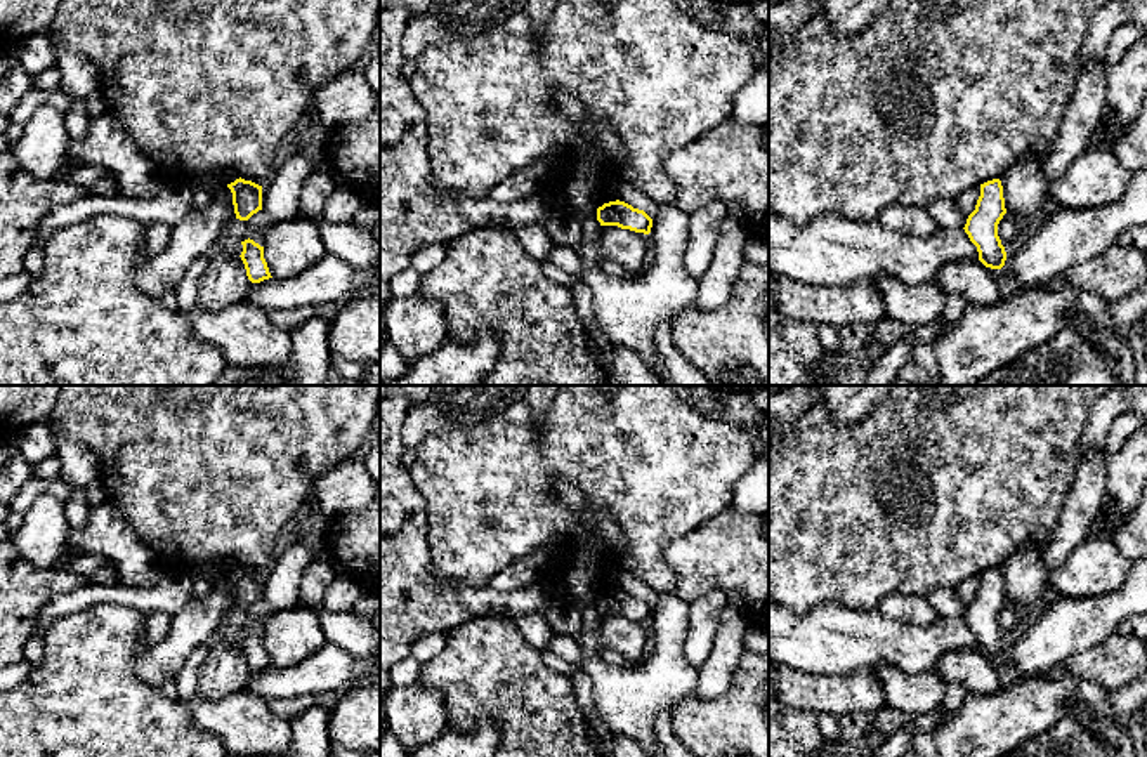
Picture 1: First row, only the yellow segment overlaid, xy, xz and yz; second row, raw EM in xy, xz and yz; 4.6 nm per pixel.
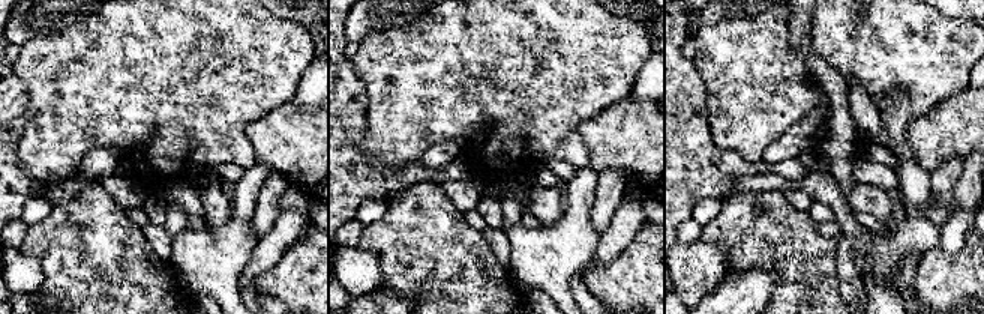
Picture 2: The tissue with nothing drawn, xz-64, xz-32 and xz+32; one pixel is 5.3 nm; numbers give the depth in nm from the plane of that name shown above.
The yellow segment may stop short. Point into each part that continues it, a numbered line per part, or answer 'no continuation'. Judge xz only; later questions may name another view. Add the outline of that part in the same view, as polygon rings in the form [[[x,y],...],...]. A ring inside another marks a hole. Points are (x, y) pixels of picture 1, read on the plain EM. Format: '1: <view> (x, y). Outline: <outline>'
no continuation

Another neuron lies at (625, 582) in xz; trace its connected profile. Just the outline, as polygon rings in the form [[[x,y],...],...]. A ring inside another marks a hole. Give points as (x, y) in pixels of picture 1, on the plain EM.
[[[623,573],[614,576],[614,583],[619,590],[632,594],[633,597],[644,599],[651,608],[656,608],[659,601],[659,592],[649,589],[642,580]]]

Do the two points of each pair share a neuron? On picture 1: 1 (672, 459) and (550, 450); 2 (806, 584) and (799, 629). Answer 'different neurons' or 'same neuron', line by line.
1: same neuron
2: different neurons

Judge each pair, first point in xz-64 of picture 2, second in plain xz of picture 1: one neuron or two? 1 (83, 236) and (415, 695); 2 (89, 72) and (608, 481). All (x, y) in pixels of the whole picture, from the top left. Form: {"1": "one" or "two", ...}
{"1": "two", "2": "one"}

